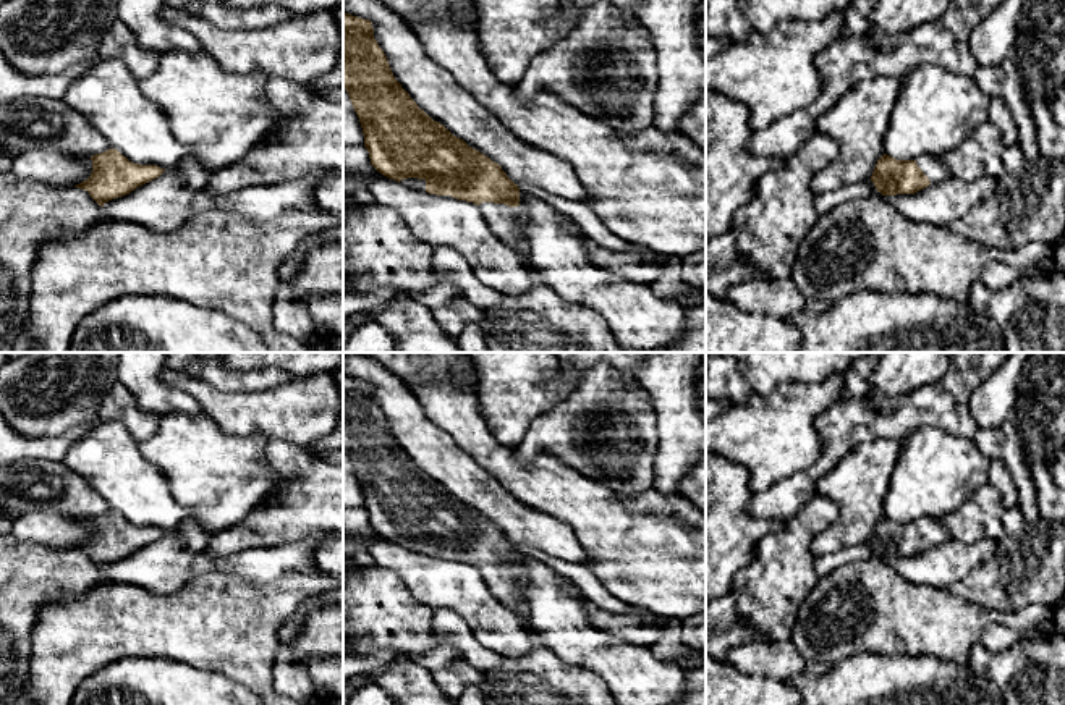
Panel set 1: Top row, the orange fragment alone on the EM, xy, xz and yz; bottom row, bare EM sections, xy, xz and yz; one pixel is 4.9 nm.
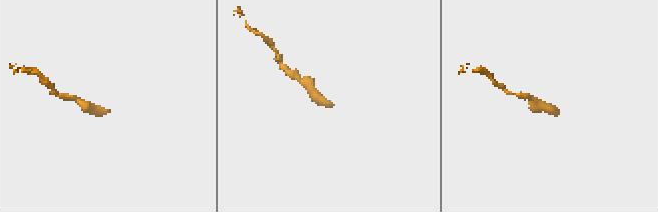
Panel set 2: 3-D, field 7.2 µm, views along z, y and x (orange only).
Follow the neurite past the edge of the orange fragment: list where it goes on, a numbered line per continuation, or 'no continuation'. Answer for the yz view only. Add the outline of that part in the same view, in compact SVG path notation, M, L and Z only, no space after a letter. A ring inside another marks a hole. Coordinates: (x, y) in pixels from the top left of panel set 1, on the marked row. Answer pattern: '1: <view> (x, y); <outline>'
1: yz (933, 167); M921 155L916 158L916 163L923 170L923 173L929 178L931 184L939 184L952 178L945 163L942 163L937 157Z

